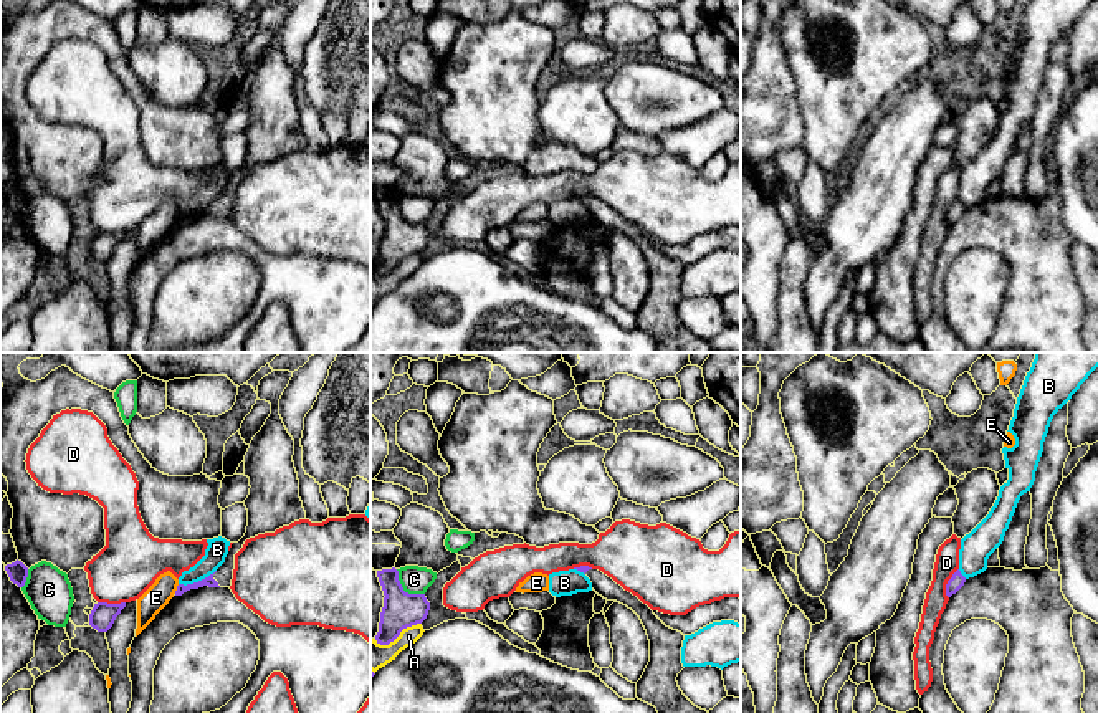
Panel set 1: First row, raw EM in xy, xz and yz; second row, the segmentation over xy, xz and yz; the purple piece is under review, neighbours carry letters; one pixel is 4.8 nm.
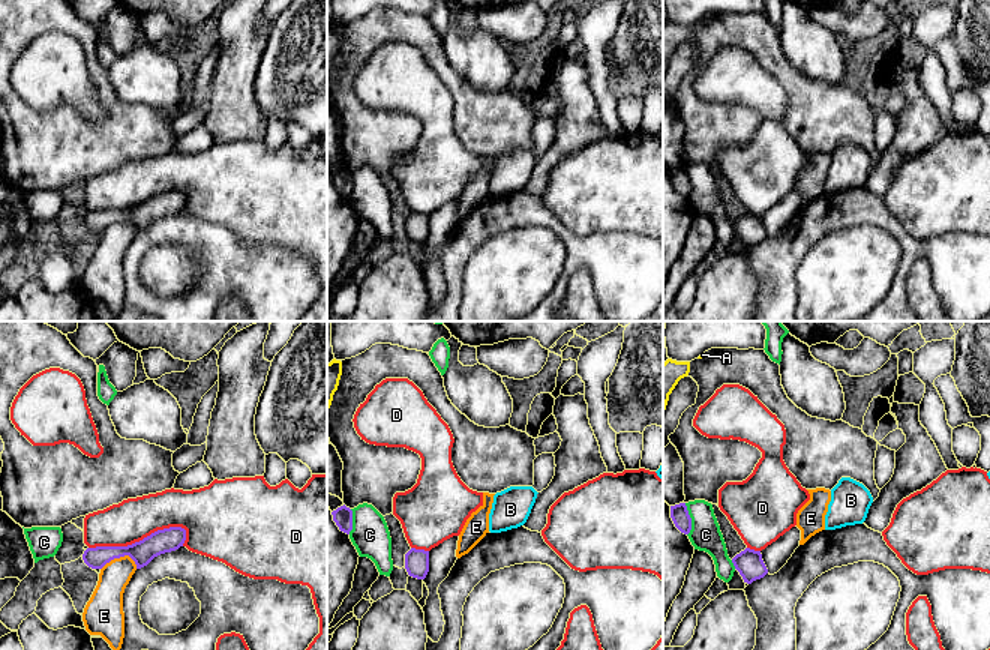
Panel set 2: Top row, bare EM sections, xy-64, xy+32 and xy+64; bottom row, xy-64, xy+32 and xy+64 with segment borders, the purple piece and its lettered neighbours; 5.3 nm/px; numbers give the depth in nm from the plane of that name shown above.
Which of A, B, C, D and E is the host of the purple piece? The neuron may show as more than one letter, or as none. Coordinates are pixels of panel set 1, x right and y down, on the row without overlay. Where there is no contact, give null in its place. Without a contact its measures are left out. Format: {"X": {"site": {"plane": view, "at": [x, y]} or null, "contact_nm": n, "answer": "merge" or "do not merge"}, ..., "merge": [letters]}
{"A": {"site": {"plane": "xz", "at": [397, 265]}, "contact_nm": 240, "answer": "do not merge"}, "B": {"site": {"plane": "xy", "at": [199, 210]}, "contact_nm": 200, "answer": "do not merge"}, "C": {"site": {"plane": "xz", "at": [402, 219]}, "contact_nm": 190, "answer": "do not merge"}, "D": {"site": {"plane": "yz", "at": [948, 212]}, "contact_nm": 160, "answer": "do not merge"}, "E": {"site": {"plane": "xy", "at": [177, 219]}, "contact_nm": 50, "answer": "do not merge"}, "merge": []}

